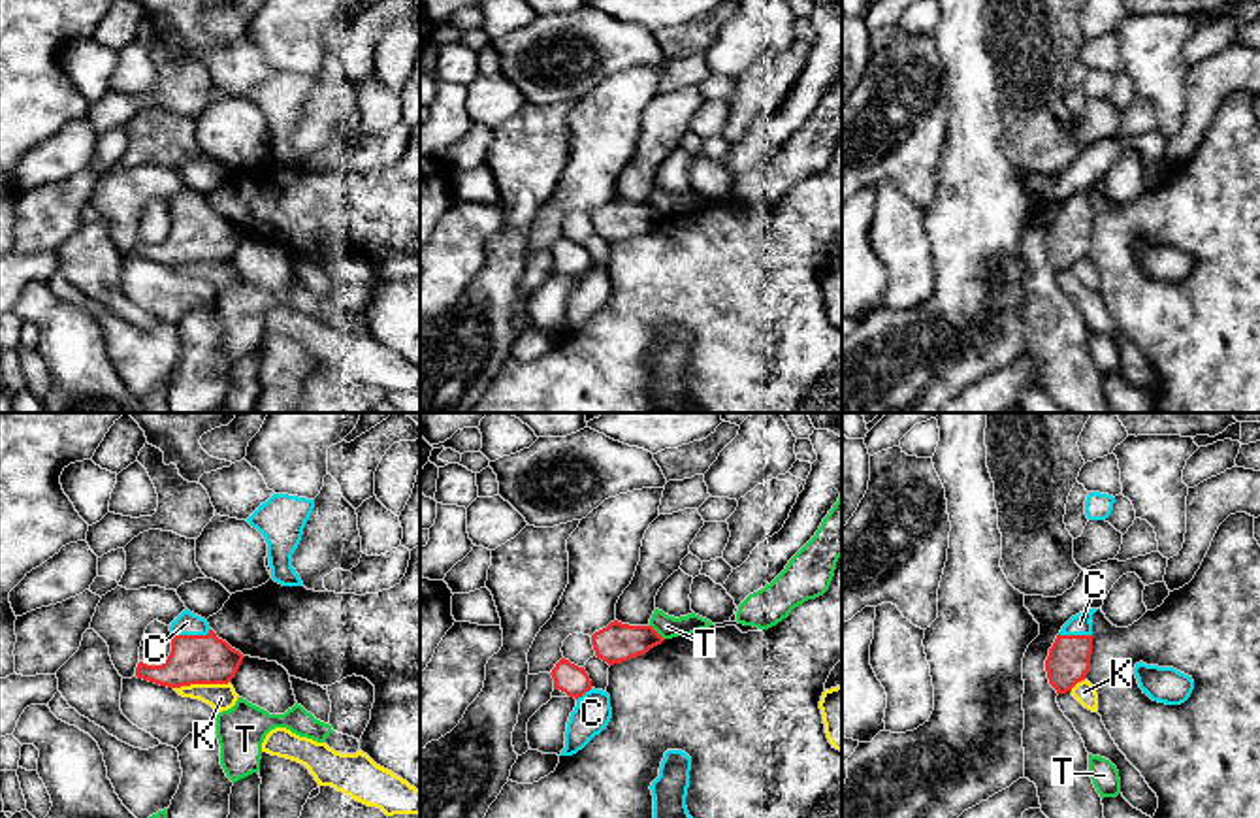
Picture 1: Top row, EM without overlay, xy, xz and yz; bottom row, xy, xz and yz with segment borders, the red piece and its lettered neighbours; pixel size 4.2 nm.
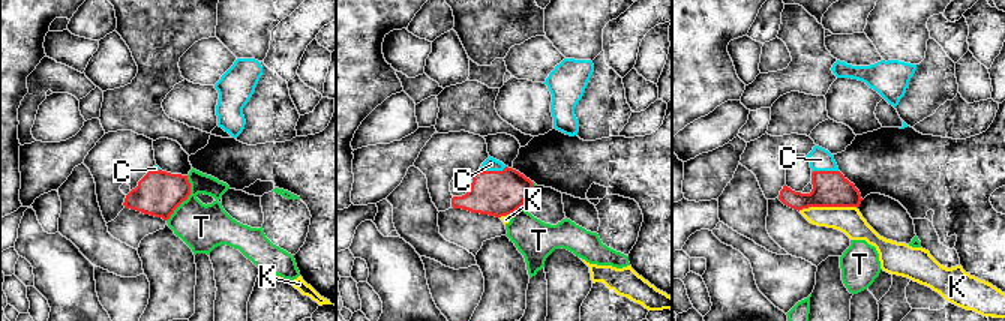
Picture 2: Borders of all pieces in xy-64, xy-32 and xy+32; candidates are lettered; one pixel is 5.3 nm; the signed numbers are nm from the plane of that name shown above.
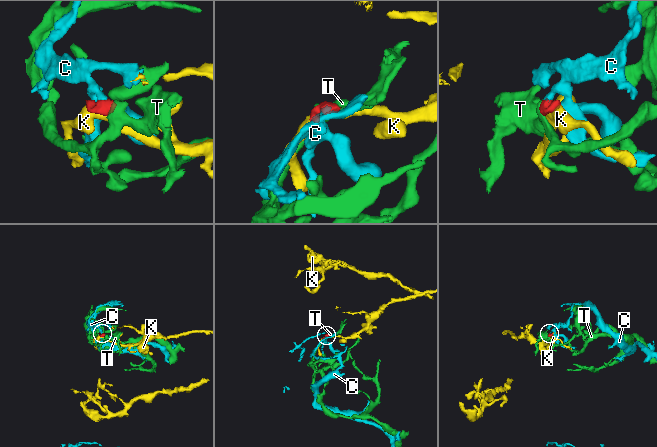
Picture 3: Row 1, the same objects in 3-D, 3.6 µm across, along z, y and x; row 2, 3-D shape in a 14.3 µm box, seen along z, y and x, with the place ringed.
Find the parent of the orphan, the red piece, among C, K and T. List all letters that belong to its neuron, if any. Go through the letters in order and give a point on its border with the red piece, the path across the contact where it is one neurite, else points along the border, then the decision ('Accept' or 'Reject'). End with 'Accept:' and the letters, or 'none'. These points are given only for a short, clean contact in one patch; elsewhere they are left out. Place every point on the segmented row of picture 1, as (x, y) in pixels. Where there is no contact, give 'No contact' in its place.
C: Touches red at xy (191, 636). Accept
K: Touches red at xy (200, 683). Boundary: xy (228, 681), (191, 683), (174, 688). Reject
T: Touches red at xz (656, 632). Boundary: xz (650, 624), (663, 639). Reject
Accept: C

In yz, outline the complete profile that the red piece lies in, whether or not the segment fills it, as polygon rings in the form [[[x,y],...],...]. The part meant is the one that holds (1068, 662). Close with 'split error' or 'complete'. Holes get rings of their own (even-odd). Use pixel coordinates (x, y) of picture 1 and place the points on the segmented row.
[[[1089,609],[1072,616],[1057,635],[1049,656],[1045,660],[1045,671],[1049,684],[1057,694],[1072,692],[1072,688],[1087,679],[1092,654],[1092,614],[1098,609]]] | split error

